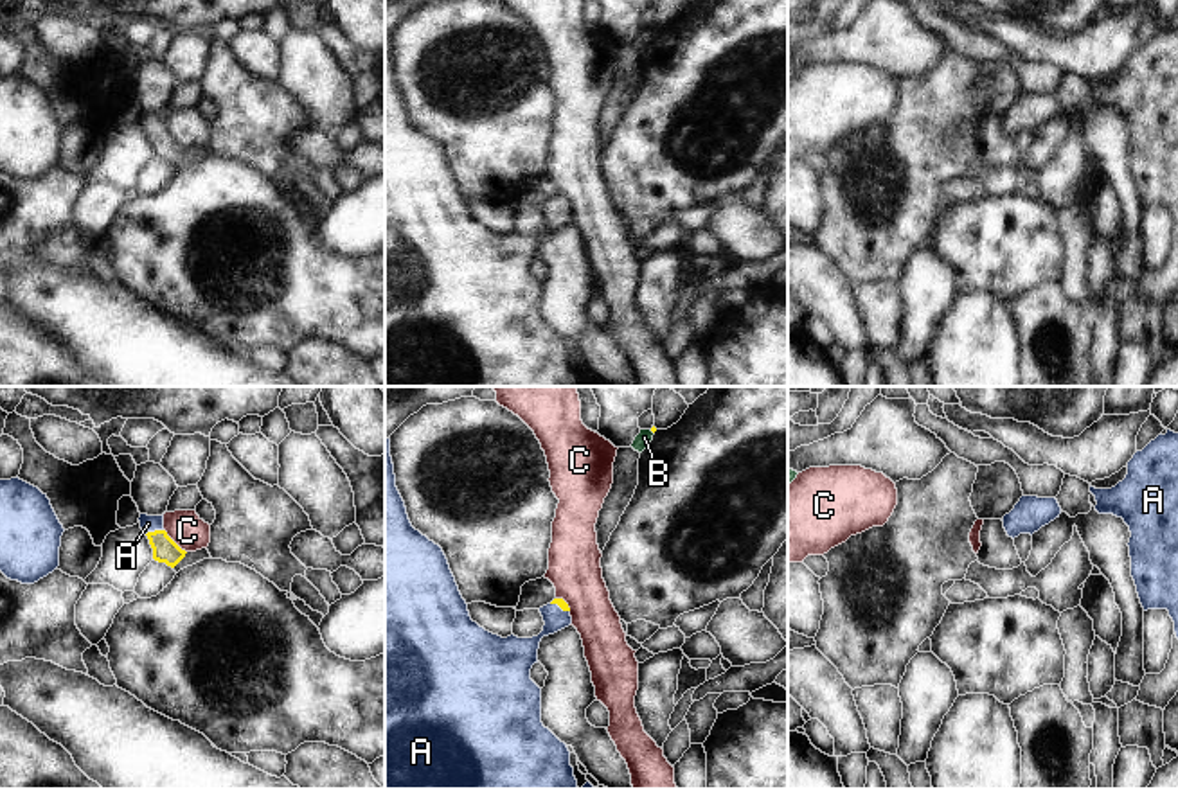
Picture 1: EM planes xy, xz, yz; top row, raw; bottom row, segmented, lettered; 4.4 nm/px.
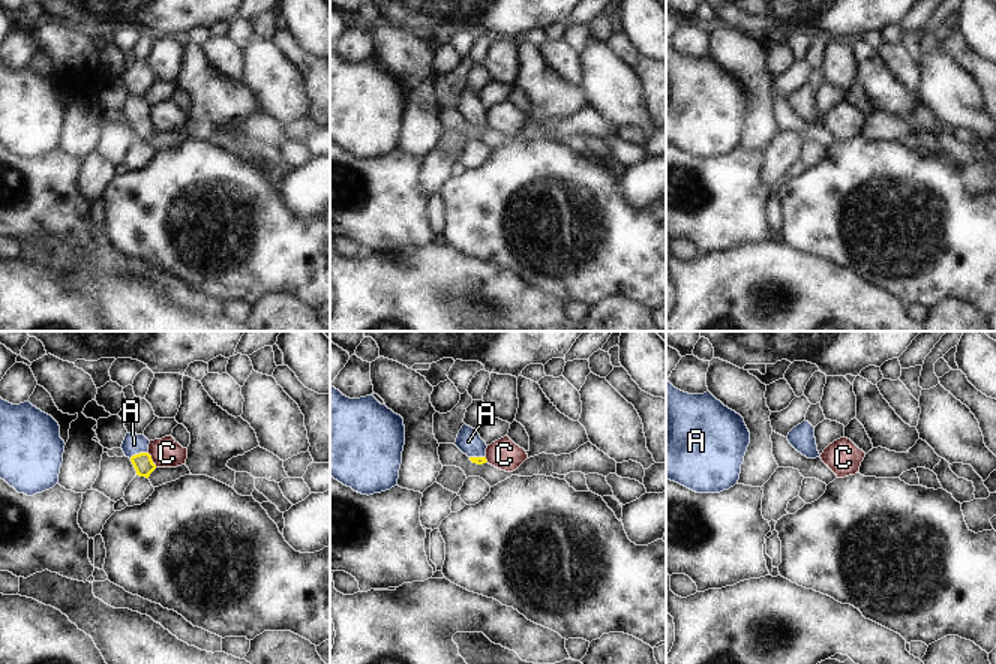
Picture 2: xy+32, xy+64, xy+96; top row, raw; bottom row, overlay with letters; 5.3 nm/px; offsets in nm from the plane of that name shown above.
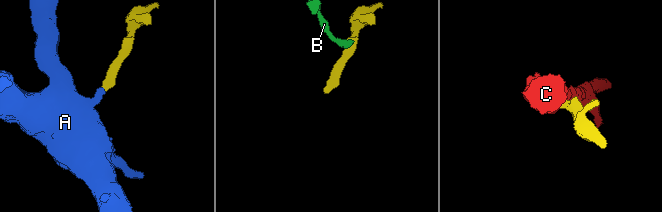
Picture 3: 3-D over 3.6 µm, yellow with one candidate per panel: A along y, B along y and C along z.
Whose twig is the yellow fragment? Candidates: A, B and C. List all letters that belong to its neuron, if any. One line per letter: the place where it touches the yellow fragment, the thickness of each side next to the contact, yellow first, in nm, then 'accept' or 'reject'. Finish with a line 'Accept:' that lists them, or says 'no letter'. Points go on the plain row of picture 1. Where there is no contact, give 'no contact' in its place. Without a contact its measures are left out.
A: xy (155, 128) | 110/80 nm | accept
B: no contact | reject
C: xy (173, 139) | 110/160 nm | reject
Accept: A

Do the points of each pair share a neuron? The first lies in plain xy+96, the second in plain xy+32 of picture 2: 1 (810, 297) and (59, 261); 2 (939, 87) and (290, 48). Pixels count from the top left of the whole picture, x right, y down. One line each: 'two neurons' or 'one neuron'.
1: two neurons
2: two neurons

